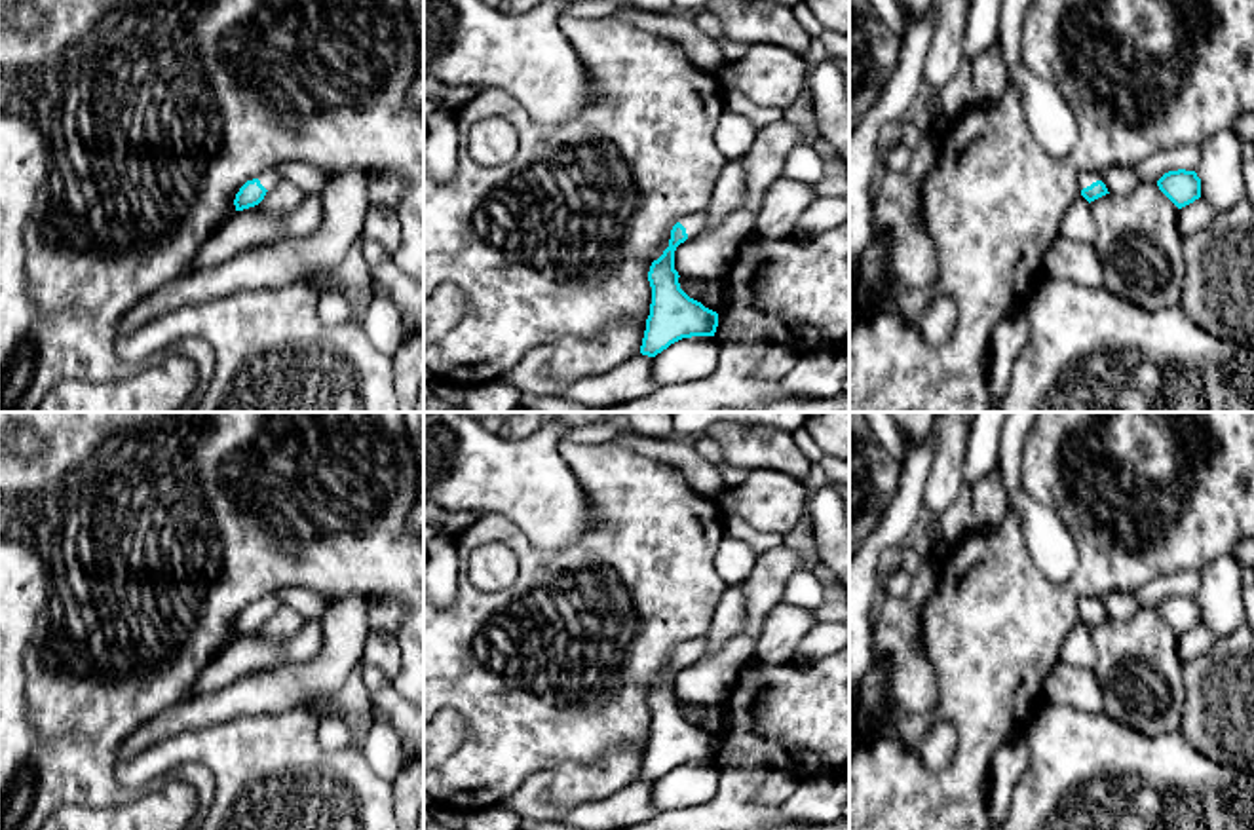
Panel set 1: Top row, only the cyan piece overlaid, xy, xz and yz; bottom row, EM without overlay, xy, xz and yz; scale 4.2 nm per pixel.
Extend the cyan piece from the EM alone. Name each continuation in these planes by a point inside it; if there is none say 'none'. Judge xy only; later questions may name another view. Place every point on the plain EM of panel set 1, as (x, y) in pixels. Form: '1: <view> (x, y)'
1: xy (270, 603)

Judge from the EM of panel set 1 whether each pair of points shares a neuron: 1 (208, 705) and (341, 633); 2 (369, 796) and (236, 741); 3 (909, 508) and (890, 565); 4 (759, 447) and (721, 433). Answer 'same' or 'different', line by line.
1: same
2: same
3: different
4: same

